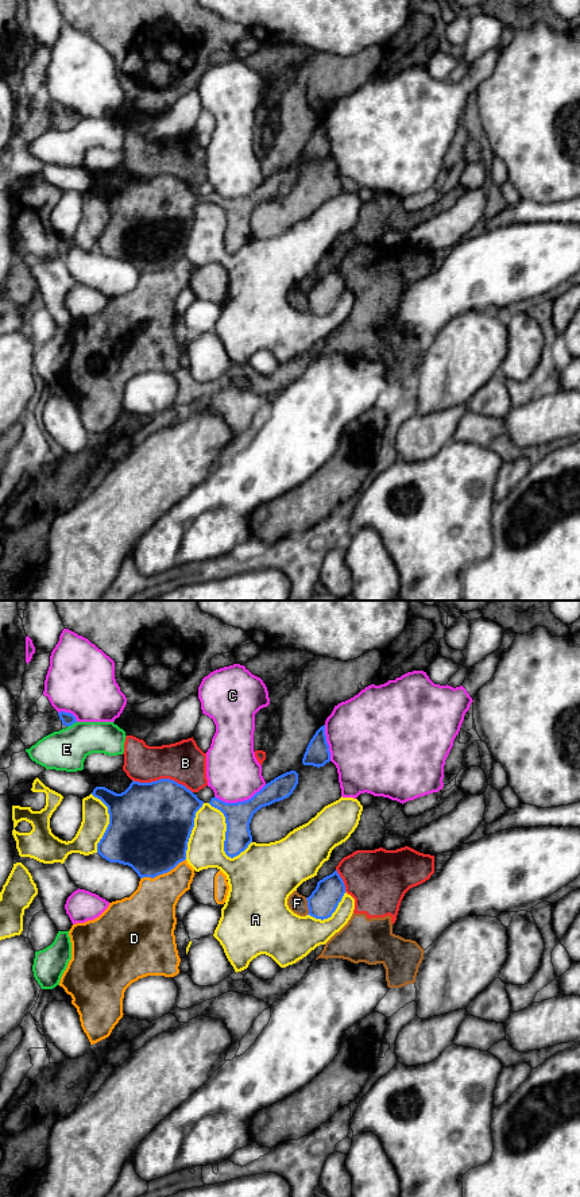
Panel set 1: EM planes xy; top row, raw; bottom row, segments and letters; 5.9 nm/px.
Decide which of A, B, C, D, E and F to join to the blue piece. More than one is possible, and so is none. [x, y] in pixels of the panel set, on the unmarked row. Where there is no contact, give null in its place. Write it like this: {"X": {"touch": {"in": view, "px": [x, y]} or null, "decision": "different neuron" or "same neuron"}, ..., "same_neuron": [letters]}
{"A": {"touch": {"in": "xy", "px": [225, 228]}, "decision": "different neuron"}, "B": {"touch": {"in": "xy", "px": [162, 174]}, "decision": "different neuron"}, "C": {"touch": {"in": "xy", "px": [240, 197]}, "decision": "different neuron"}, "D": {"touch": {"in": "xy", "px": [162, 269]}, "decision": "different neuron"}, "E": {"touch": {"in": "xy", "px": [72, 119]}, "decision": "different neuron"}, "F": {"touch": {"in": "xy", "px": [308, 301]}, "decision": "different neuron"}, "same_neuron": []}

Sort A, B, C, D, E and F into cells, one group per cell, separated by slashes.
A / B F / C / D / E

